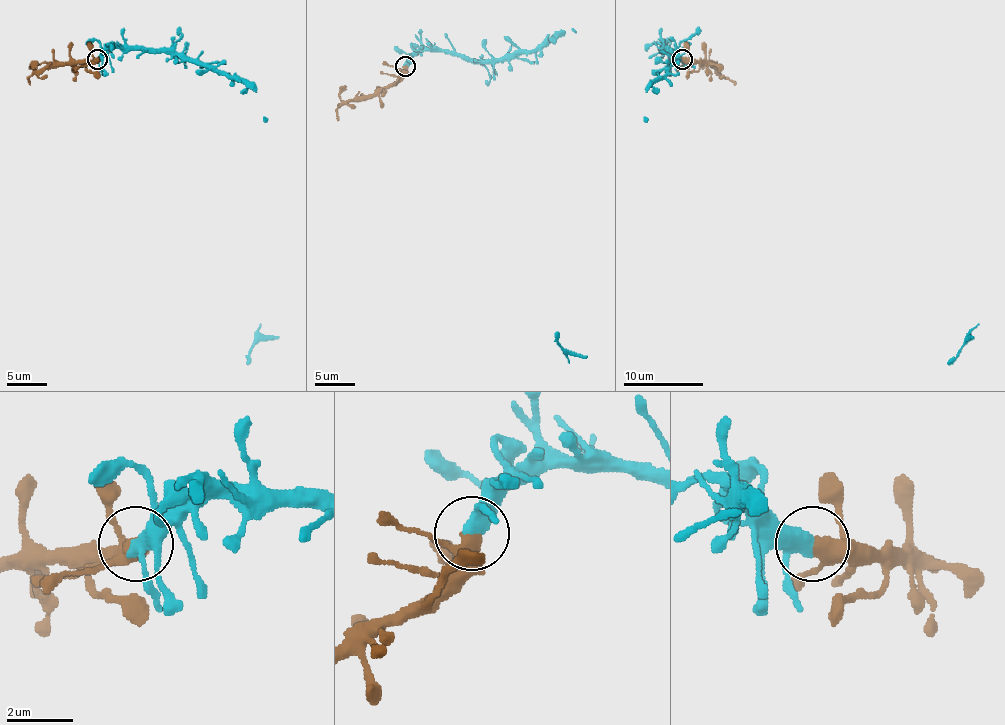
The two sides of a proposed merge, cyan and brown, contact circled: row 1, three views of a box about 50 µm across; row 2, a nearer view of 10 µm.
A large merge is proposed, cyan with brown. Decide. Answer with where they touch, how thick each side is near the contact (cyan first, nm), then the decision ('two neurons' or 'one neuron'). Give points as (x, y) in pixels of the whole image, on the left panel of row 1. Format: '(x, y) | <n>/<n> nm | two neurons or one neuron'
(97, 59) | 360/320 nm | one neuron

